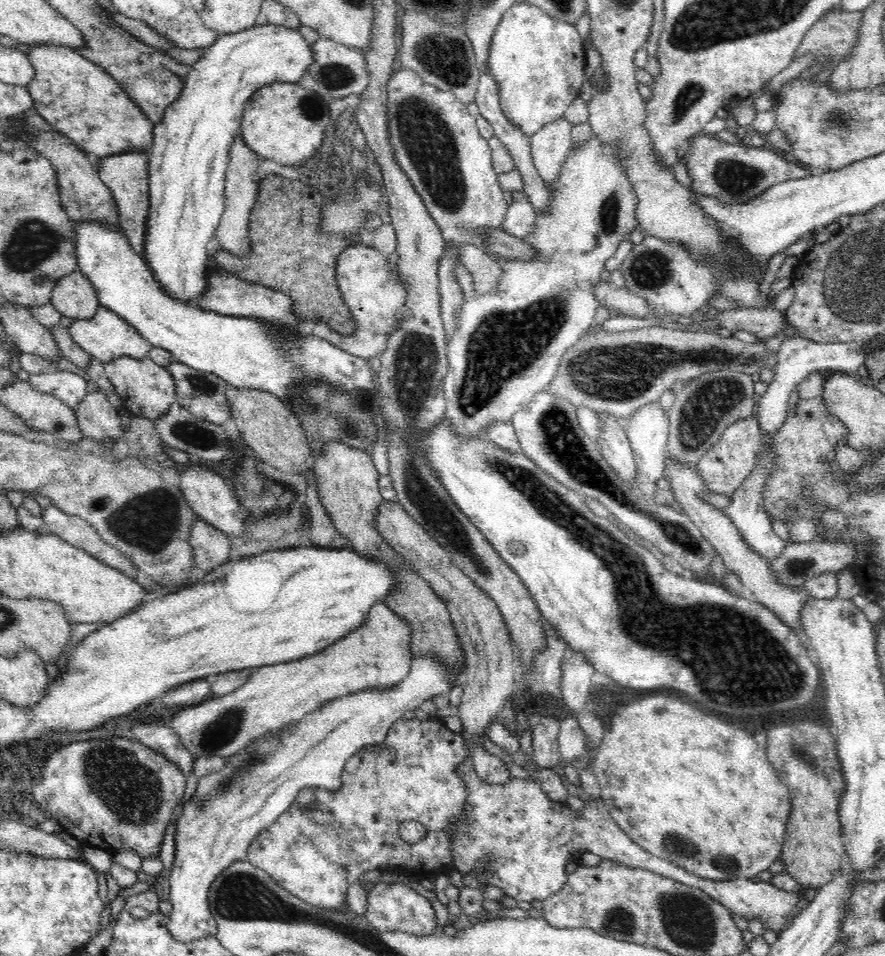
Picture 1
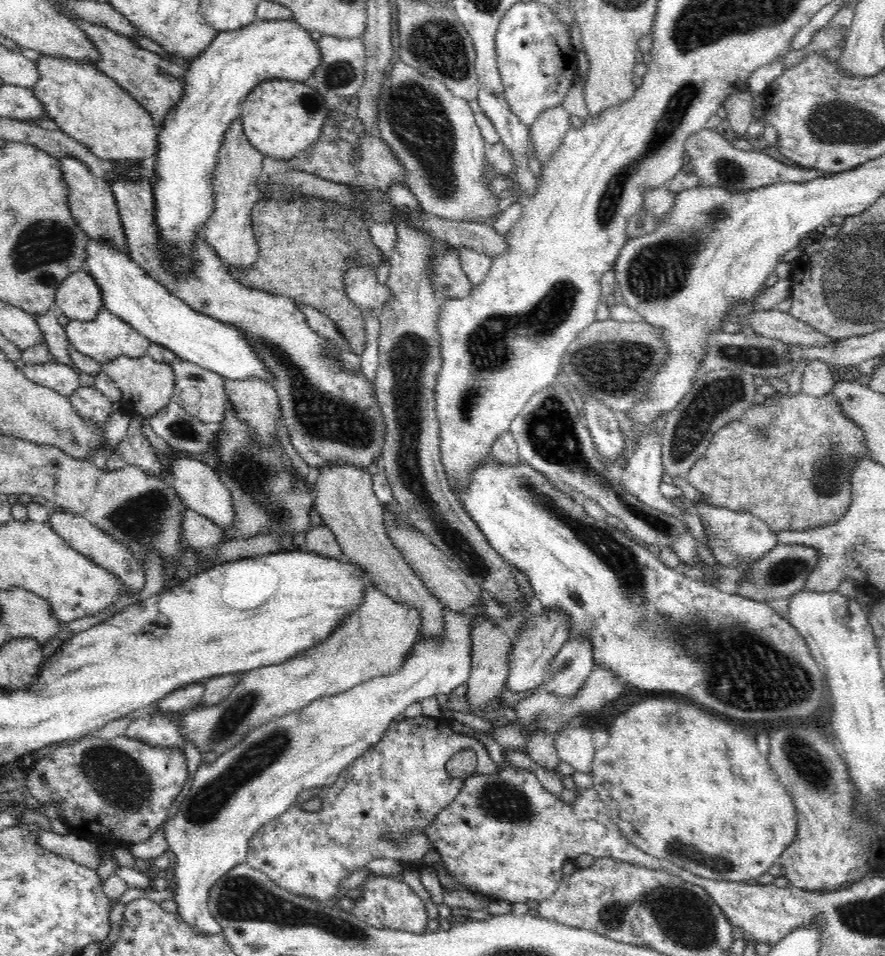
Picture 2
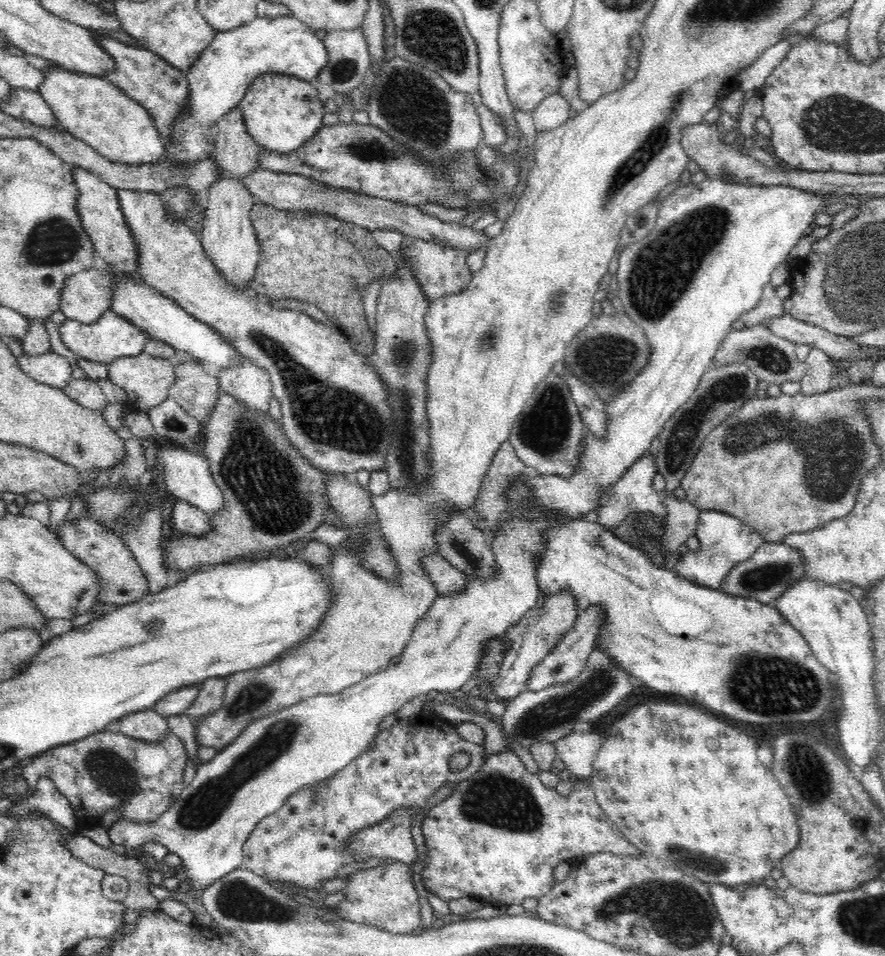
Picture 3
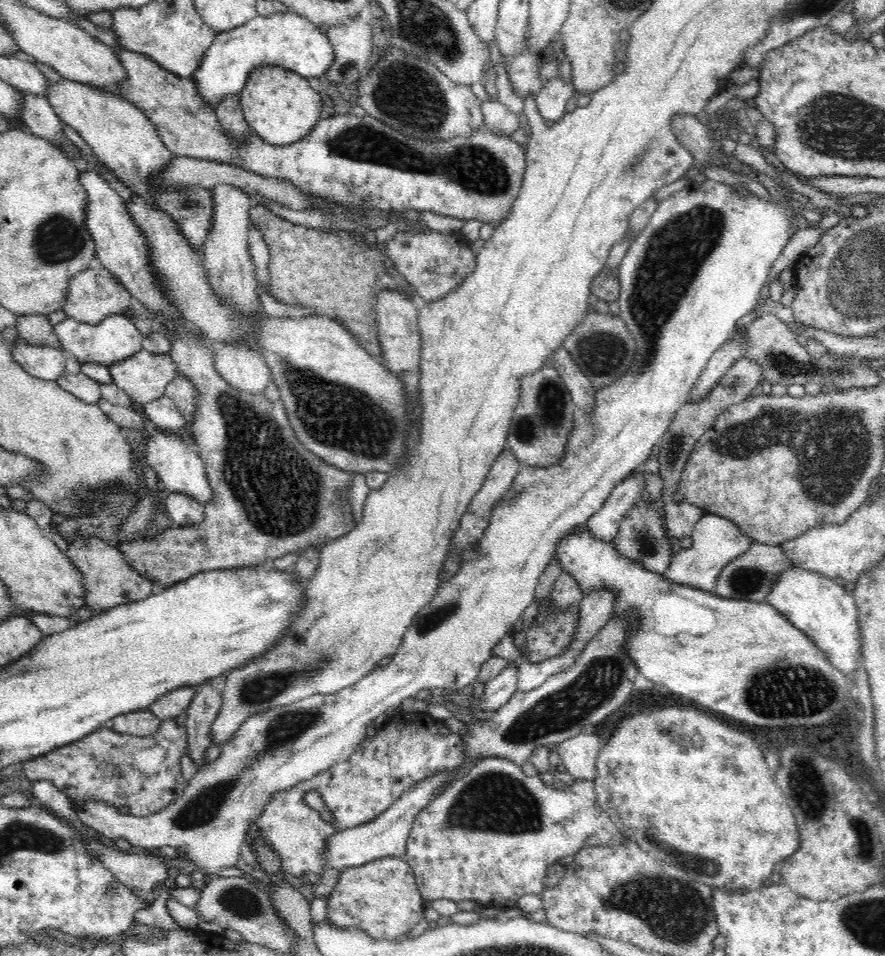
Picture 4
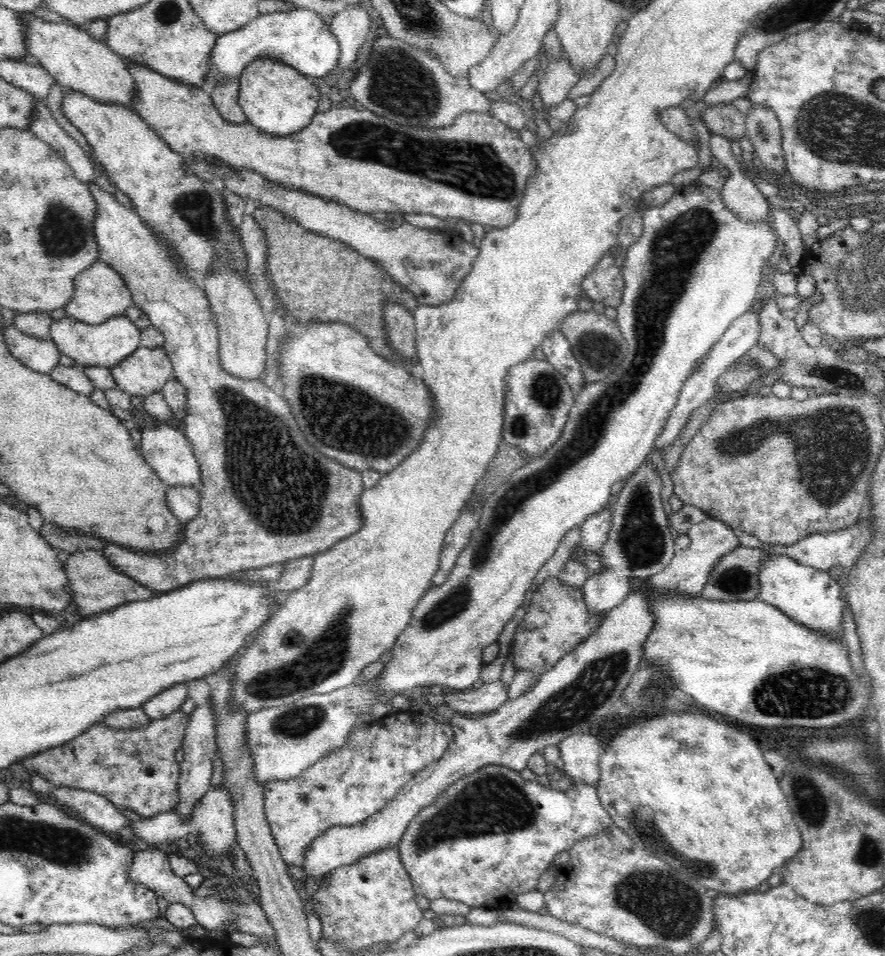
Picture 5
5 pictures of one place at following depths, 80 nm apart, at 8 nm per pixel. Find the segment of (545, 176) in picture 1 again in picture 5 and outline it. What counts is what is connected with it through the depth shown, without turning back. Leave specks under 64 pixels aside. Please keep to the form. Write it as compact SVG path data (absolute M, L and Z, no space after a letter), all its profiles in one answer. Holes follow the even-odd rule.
M564 52L563 59L554 61L547 57L547 62L546 72L537 86L546 113L558 106L562 100L566 100L568 92L579 80L579 74L573 69Z

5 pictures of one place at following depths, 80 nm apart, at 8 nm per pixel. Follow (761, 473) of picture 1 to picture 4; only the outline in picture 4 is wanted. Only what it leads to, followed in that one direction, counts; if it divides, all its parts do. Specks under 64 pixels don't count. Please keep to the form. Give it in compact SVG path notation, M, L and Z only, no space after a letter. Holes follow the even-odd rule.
M708 512L702 514L696 523L692 541L690 548L677 548L668 570L662 575L674 583L692 586L705 592L713 592L720 572L736 558L746 553L746 550L753 544L750 536L744 533L736 523L728 518Z

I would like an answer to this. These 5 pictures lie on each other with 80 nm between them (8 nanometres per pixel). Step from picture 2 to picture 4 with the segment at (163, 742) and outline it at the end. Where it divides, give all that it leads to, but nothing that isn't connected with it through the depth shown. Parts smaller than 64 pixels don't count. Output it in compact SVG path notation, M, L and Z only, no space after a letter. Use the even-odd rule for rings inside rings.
M150 709L120 714L112 719L109 725L114 731L136 737L150 737L156 734L163 724Z

